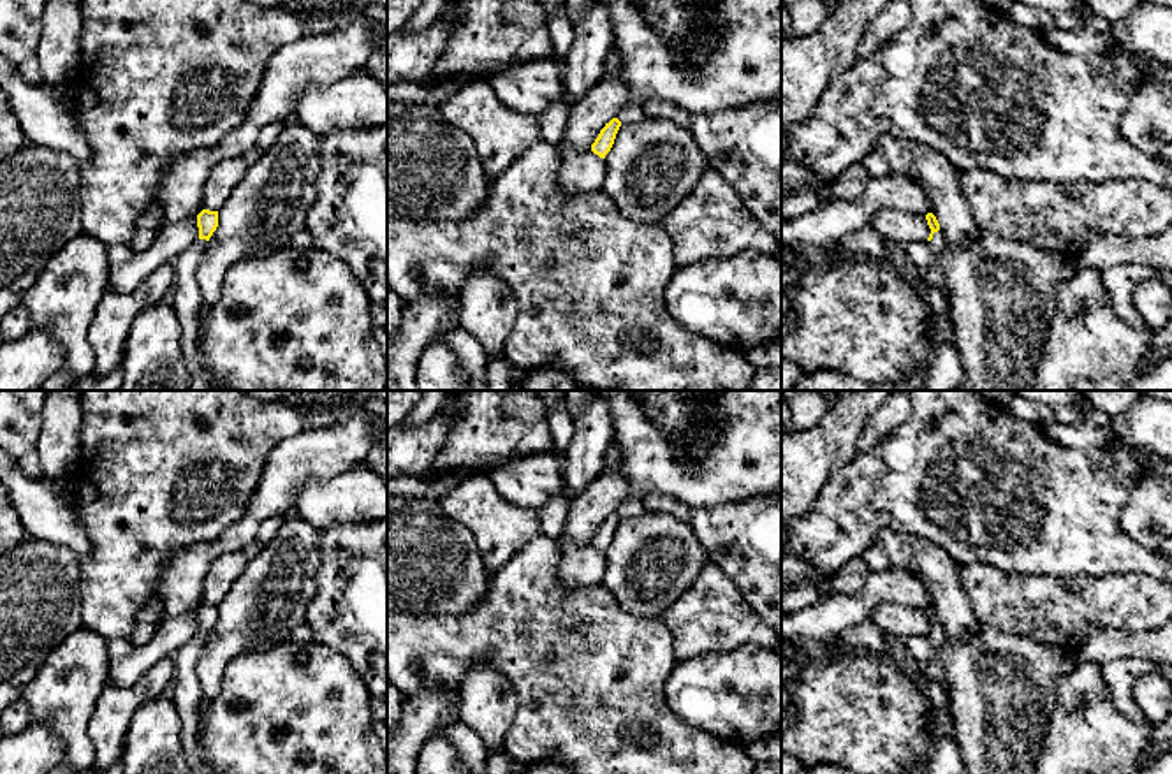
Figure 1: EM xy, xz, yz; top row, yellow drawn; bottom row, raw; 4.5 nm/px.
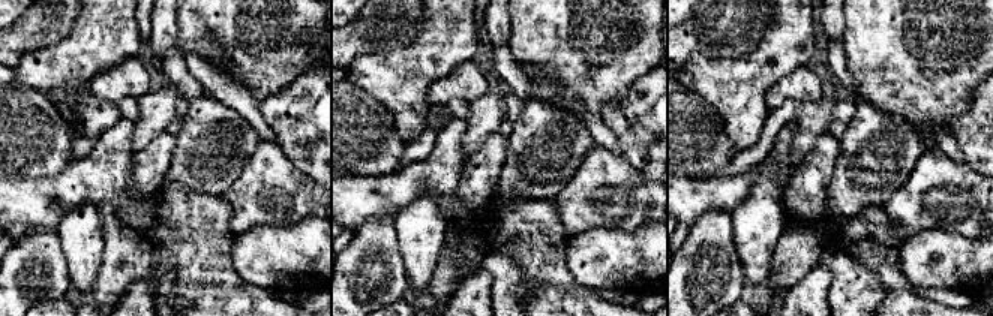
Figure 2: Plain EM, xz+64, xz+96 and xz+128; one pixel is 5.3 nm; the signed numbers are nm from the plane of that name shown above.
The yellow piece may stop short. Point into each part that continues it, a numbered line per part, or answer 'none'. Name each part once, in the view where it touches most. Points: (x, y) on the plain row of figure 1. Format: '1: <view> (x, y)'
1: yz (919, 648)

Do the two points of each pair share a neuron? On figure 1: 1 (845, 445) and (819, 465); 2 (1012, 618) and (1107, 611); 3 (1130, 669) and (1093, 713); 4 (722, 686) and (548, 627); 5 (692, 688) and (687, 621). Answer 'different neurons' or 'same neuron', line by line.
1: same neuron
2: same neuron
3: different neurons
4: different neurons
5: different neurons

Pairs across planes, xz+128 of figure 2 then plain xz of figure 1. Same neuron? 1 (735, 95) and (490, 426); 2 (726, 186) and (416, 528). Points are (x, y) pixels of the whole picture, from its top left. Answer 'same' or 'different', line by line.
1: same
2: different

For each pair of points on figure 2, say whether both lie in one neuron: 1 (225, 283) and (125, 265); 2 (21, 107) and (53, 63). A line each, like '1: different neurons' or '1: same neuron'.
1: same neuron
2: different neurons

